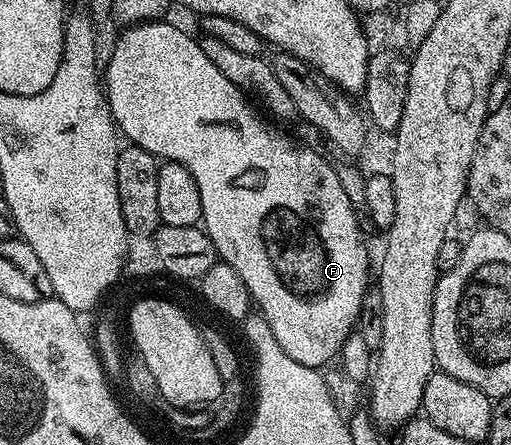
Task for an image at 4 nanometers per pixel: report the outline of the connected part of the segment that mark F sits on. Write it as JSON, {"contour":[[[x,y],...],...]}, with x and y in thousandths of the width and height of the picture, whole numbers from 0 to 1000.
{"contour":[[[297,45],[262,54],[233,76],[215,137],[204,144],[204,204],[223,276],[260,330],[290,337],[311,362],[358,369],[384,400],[395,503],[432,591],[454,598],[477,625],[491,676],[532,733],[556,796],[595,822],[628,829],[667,793],[675,764],[695,744],[693,726],[716,674],[716,636],[728,629],[724,575],[708,542],[712,524],[699,512],[695,463],[673,436],[652,366],[542,297],[481,209],[423,157],[386,88],[325,52]]]}

